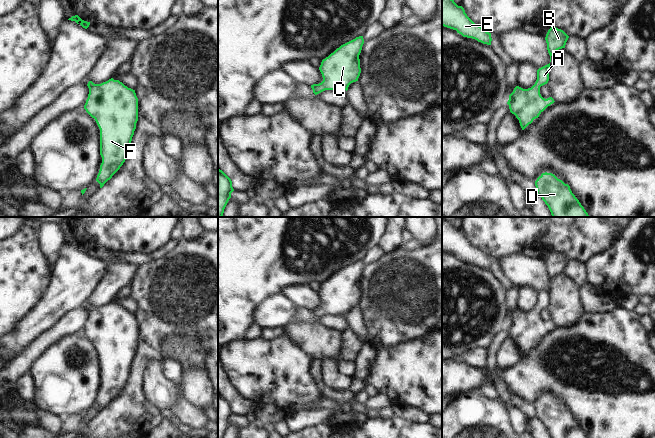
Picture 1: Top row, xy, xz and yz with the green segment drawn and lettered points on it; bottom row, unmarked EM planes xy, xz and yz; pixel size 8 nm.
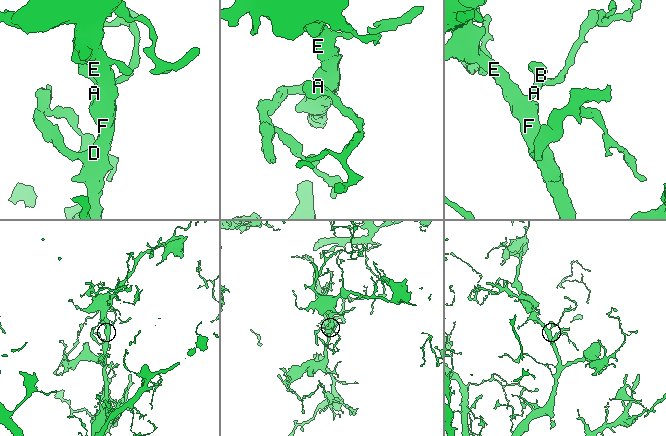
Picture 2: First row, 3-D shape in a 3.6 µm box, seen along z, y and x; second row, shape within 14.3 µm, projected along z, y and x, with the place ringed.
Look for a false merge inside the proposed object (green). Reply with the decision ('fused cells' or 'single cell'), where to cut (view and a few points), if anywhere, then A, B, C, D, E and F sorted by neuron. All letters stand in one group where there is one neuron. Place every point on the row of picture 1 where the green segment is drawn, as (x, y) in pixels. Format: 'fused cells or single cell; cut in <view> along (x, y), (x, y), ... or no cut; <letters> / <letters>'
single cell; no cut; A B C D E F

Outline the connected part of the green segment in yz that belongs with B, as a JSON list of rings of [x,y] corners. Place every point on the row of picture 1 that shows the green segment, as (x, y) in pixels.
[[[551,27],[545,37],[547,43],[547,50],[550,55],[550,62],[551,56],[559,49],[565,48],[566,42],[569,36],[561,29],[556,27]]]

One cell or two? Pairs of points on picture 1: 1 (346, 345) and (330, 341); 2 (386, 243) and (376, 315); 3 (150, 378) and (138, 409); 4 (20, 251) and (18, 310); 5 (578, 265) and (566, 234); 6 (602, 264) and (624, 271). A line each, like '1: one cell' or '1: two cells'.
1: two cells
2: one cell
3: two cells
4: one cell
5: two cells
6: one cell

